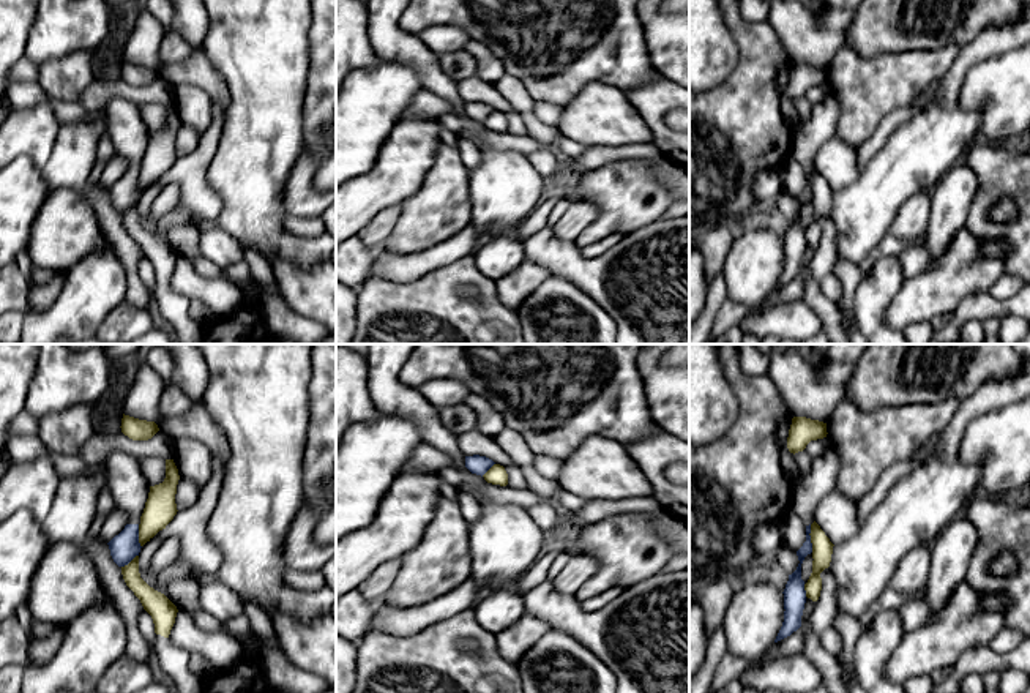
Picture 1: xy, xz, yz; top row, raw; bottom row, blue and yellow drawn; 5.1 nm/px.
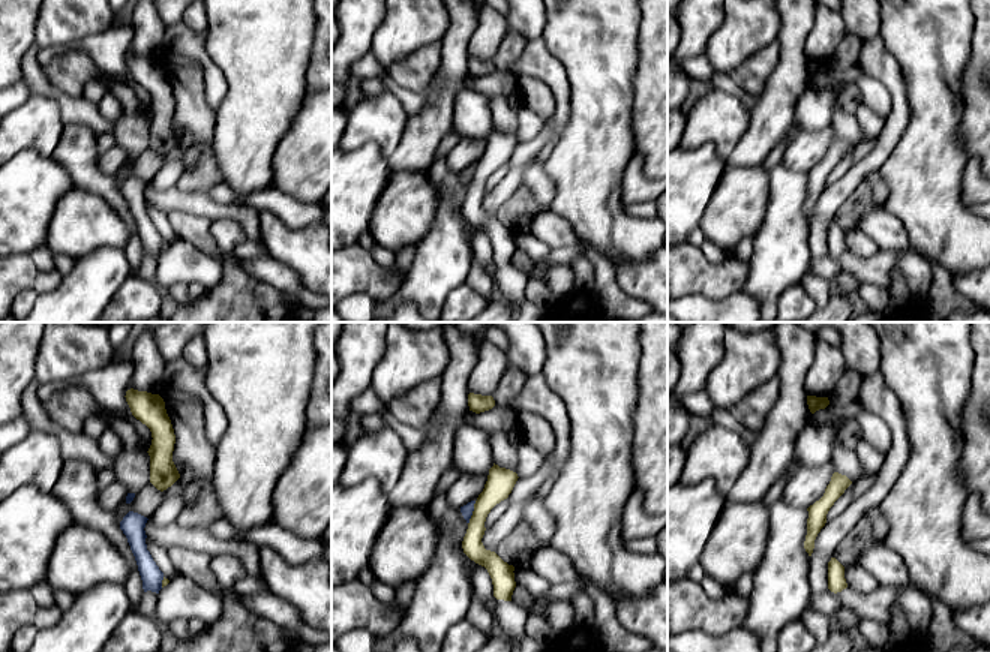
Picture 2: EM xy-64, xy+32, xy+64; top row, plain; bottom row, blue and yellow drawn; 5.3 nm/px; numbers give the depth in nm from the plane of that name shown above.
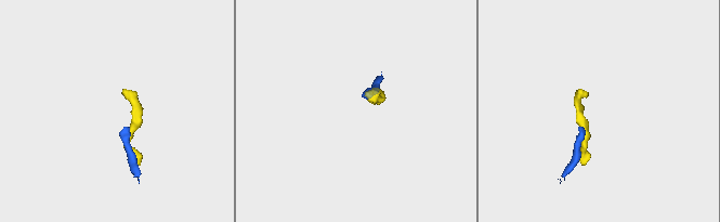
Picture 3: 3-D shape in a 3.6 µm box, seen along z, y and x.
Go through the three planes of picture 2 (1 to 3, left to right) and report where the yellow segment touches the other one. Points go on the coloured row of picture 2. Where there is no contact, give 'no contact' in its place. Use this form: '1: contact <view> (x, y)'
1: contact xy-64 (161, 582)
2: contact xy+32 (471, 513)
3: no contact

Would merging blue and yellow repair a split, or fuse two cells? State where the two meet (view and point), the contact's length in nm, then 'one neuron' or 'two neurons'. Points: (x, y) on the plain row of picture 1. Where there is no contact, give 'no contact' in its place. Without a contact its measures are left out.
yz (809, 185) | 140 nm | two neurons

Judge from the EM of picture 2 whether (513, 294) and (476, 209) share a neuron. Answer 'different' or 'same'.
same

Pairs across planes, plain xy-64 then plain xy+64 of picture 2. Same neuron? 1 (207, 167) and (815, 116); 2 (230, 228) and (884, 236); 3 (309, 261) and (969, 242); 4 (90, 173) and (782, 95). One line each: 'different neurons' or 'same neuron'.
1: different neurons
2: same neuron
3: different neurons
4: same neuron

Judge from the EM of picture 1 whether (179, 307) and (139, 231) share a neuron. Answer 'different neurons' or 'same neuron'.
same neuron

